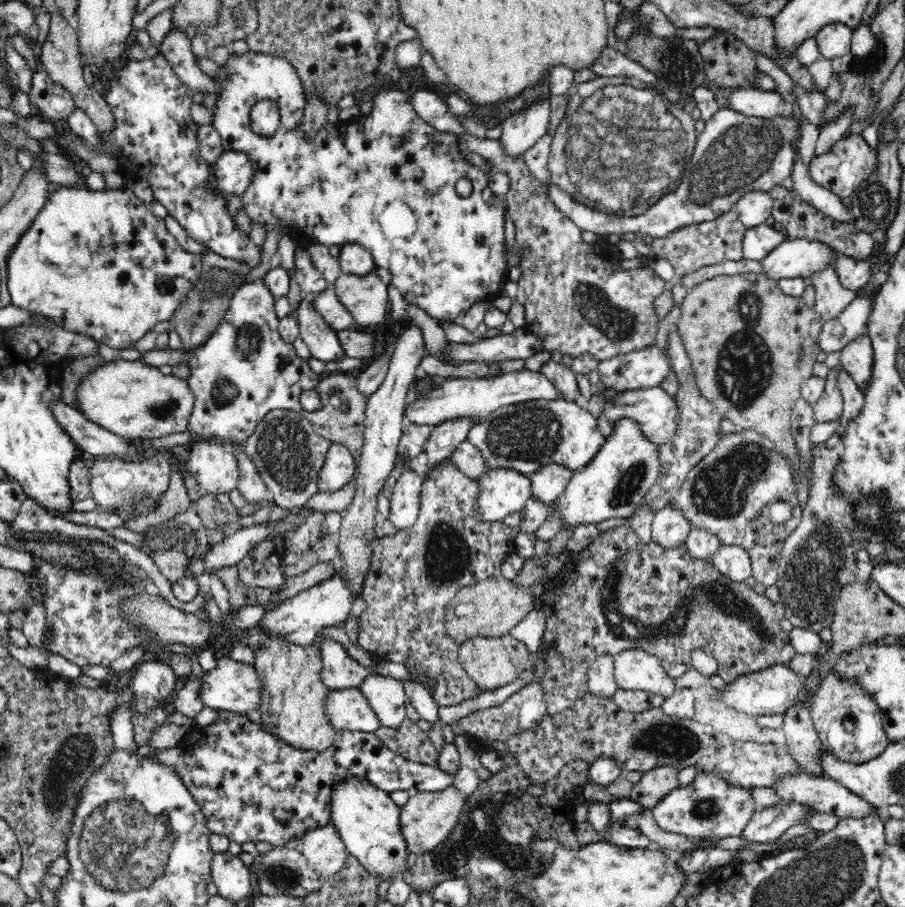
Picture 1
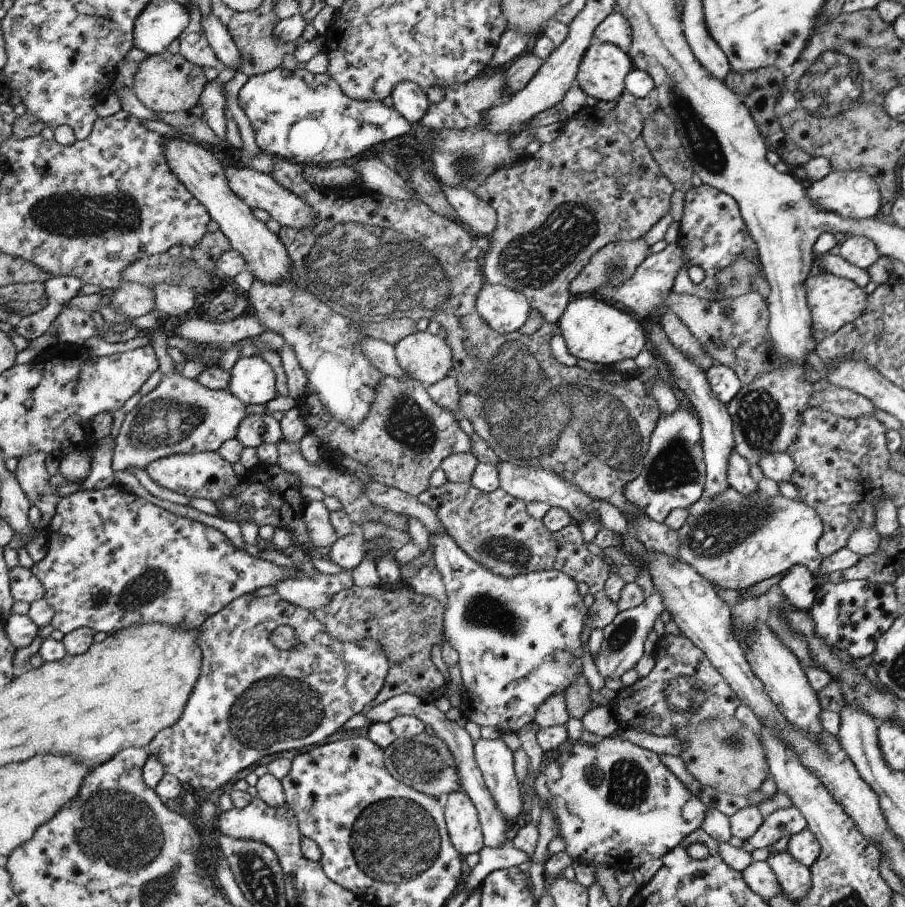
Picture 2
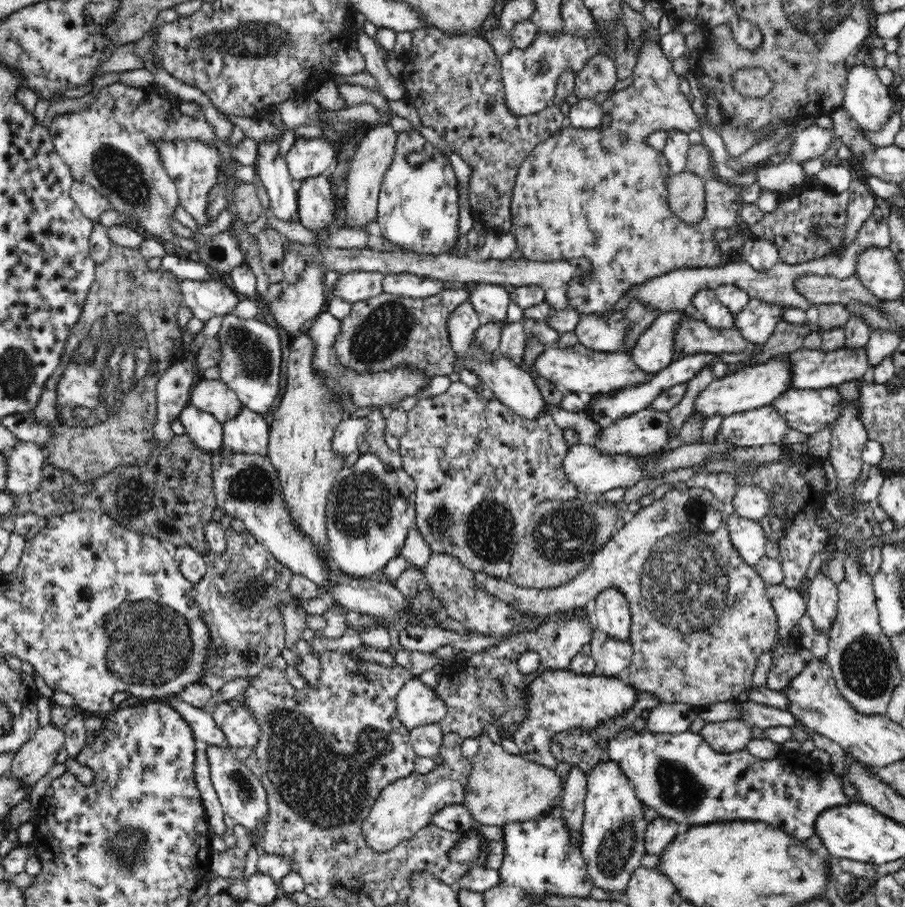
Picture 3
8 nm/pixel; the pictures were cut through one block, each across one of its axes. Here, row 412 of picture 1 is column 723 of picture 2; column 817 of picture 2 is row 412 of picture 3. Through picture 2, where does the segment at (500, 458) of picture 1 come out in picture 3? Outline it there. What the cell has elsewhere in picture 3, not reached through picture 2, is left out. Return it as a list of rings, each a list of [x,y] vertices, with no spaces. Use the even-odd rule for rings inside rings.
[[[470,302],[462,303],[450,312],[448,335],[450,335],[450,343],[452,343],[456,360],[464,365],[464,368],[477,374],[482,383],[494,393],[492,397],[500,401],[502,405],[508,406],[508,409],[514,412],[514,415],[520,415],[520,417],[528,420],[537,420],[549,406],[543,400],[539,386],[536,385],[532,375],[522,366],[522,363],[515,362],[508,357],[497,356],[497,350],[494,354],[489,354],[475,344],[473,336],[480,325],[478,313],[474,311]],[[551,405],[550,413],[552,413],[552,419],[556,425],[563,430],[576,430],[582,444],[595,446],[601,429],[586,412],[569,412],[560,408],[559,405]]]

